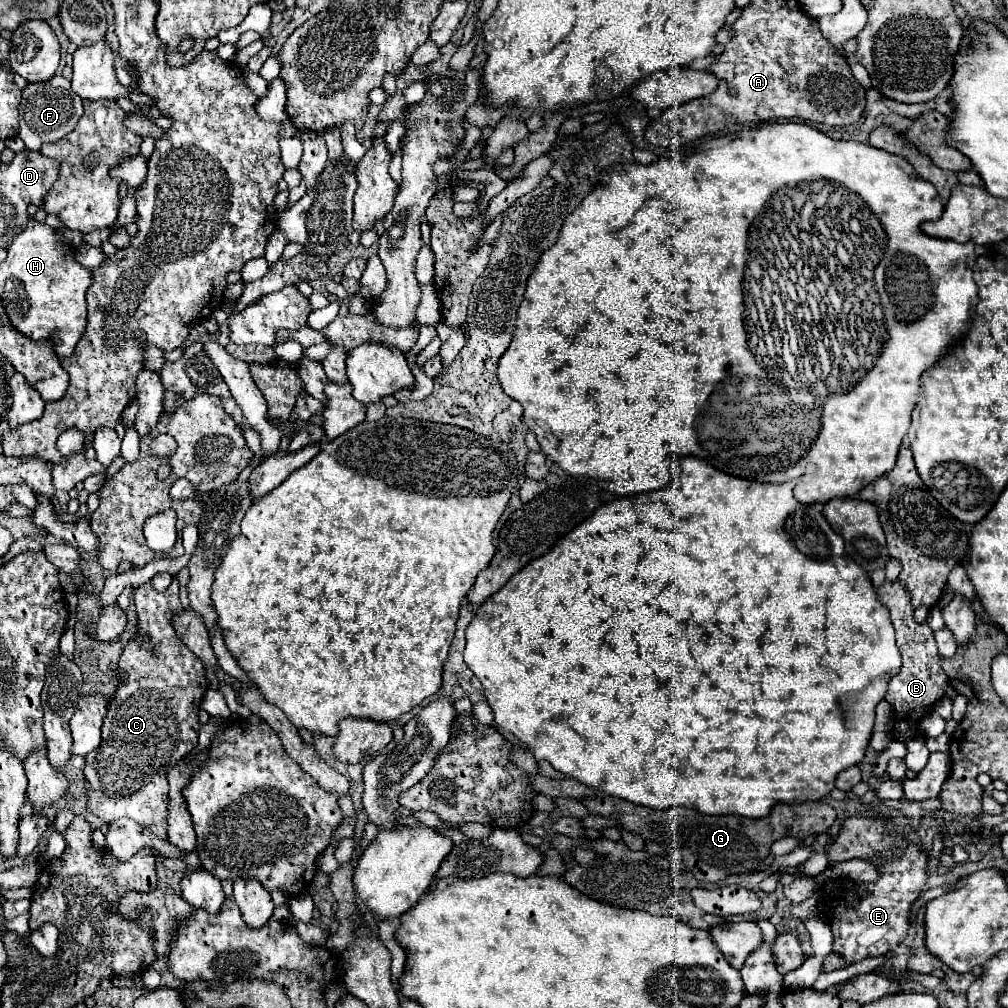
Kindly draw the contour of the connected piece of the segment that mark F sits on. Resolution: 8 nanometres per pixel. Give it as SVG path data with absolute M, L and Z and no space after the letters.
M54 75L48 81L40 83L28 83L22 91L22 101L18 105L19 132L18 136L24 145L32 151L40 151L46 143L56 143L62 137L66 137L78 123L78 119L84 113L82 99L72 93L70 81L62 75Z

